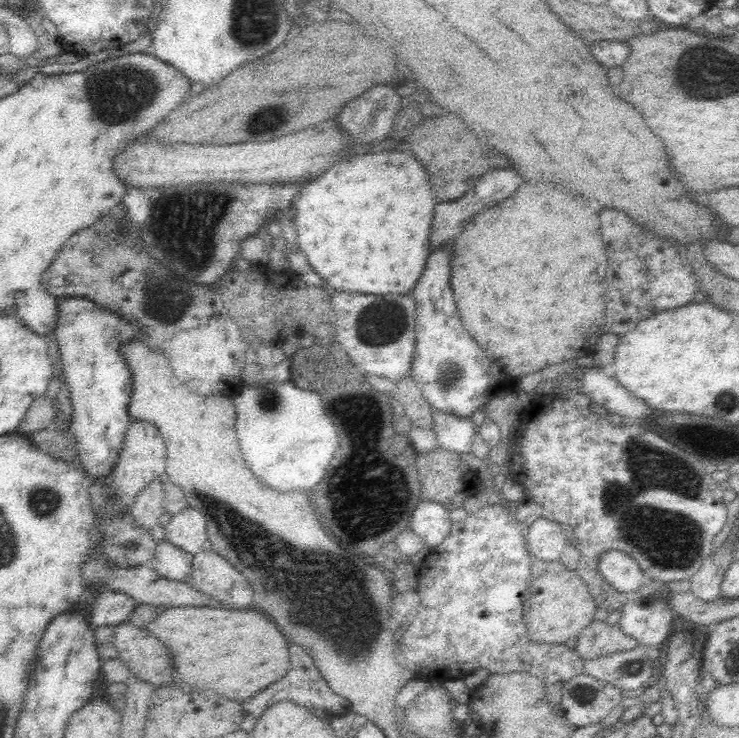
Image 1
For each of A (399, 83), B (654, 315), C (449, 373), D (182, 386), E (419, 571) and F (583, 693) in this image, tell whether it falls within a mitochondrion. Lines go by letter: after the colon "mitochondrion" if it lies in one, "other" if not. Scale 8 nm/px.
A: other
B: other
C: mitochondrion
D: other
E: other
F: mitochondrion

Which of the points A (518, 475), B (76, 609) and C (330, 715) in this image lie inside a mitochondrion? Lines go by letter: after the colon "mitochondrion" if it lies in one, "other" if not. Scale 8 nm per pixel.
A: other
B: other
C: other

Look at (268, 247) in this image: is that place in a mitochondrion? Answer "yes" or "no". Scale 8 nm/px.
no

